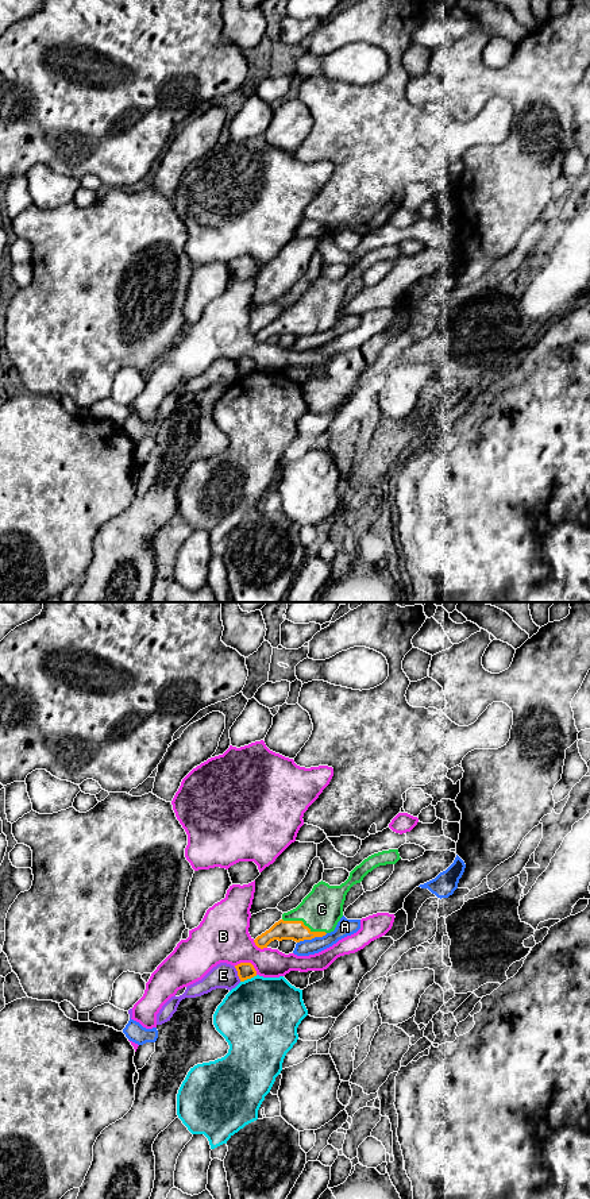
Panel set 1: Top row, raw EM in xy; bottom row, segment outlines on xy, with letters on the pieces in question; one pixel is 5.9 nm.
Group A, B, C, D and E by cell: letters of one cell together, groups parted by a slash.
A / B / C / D / E

